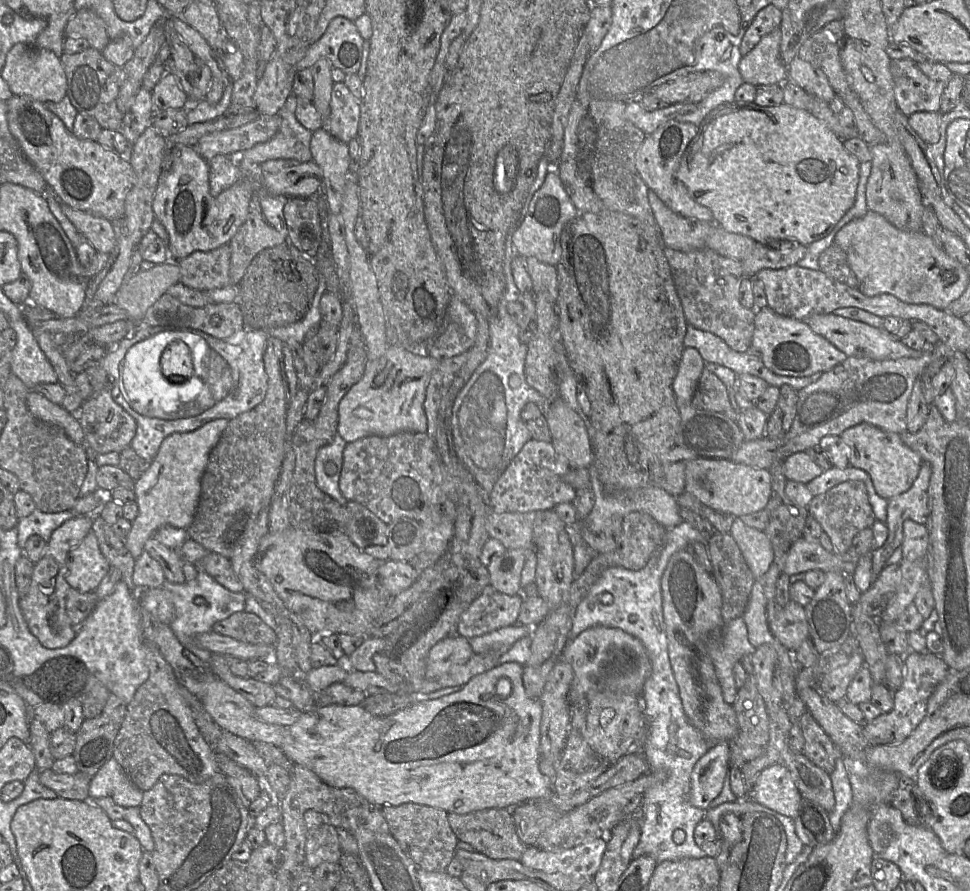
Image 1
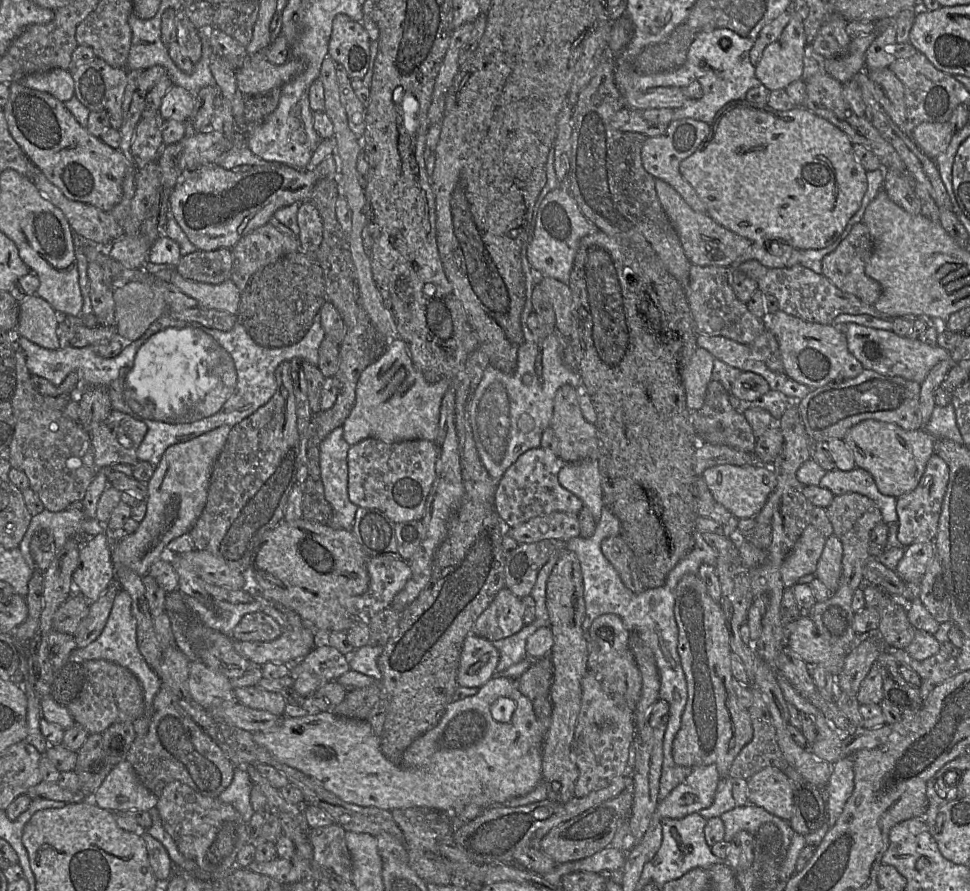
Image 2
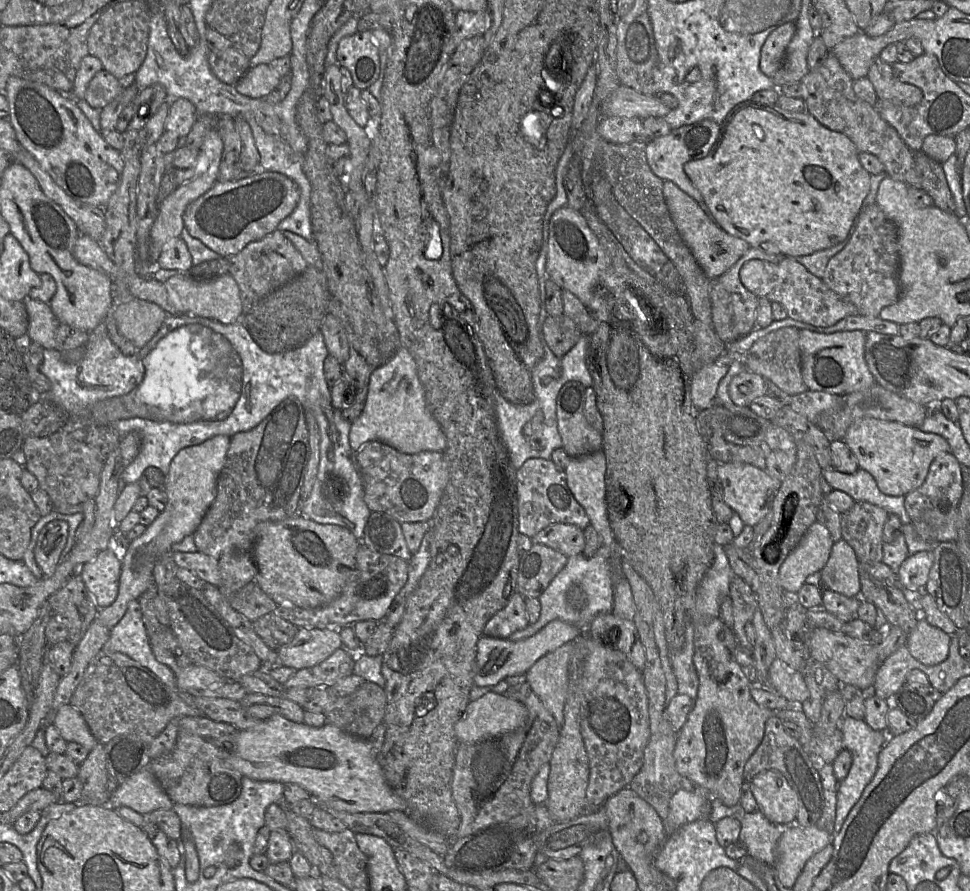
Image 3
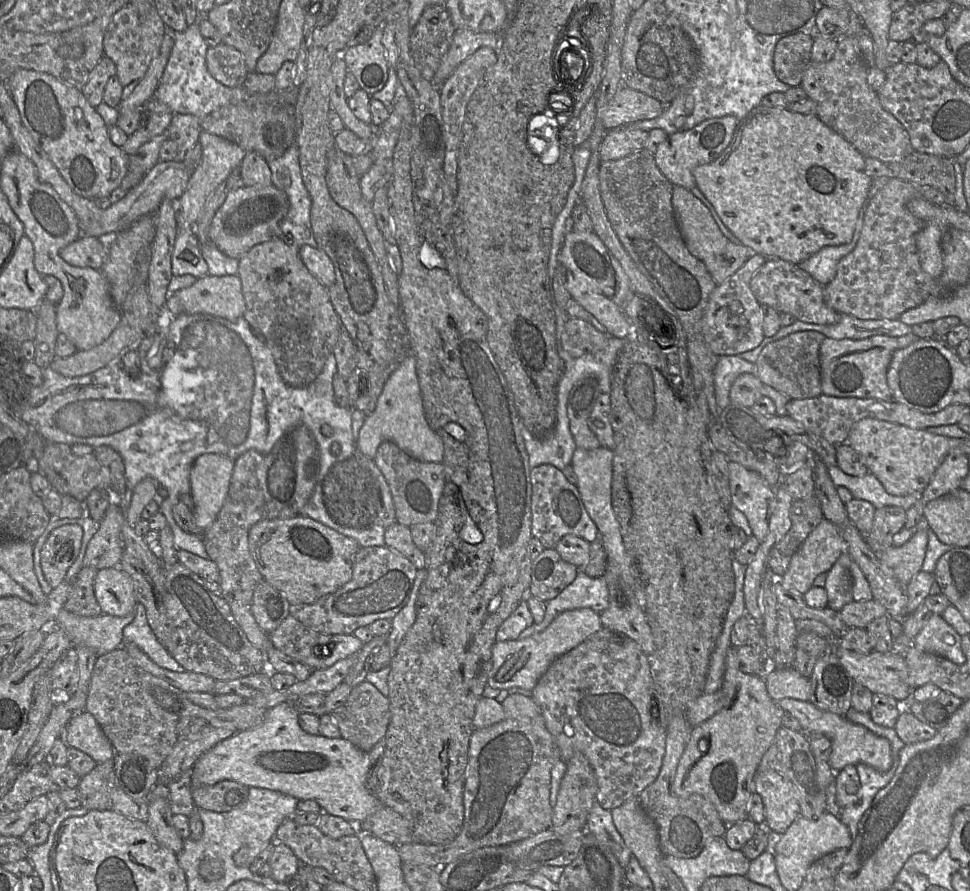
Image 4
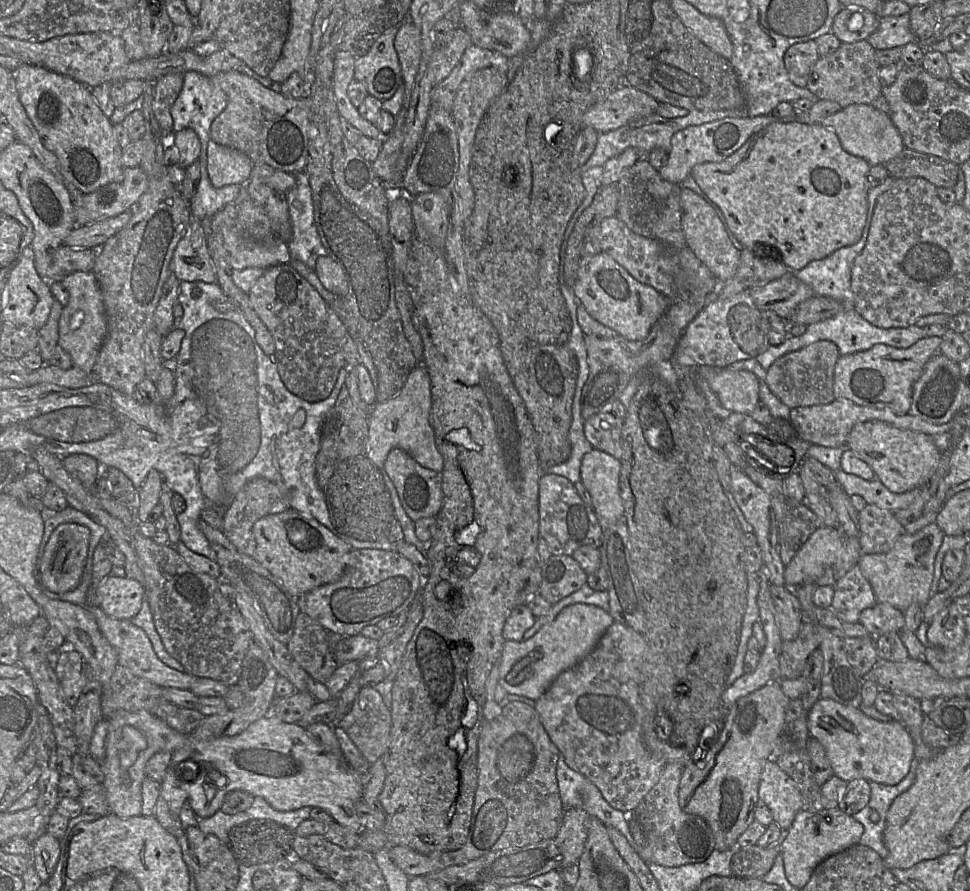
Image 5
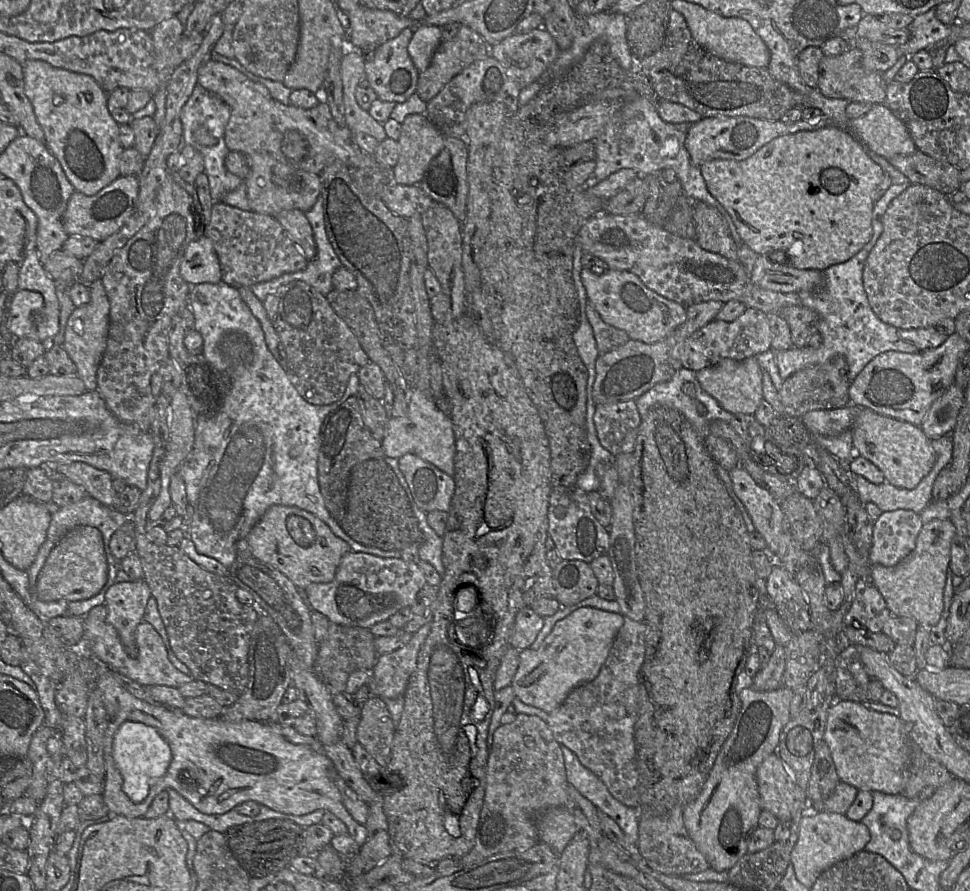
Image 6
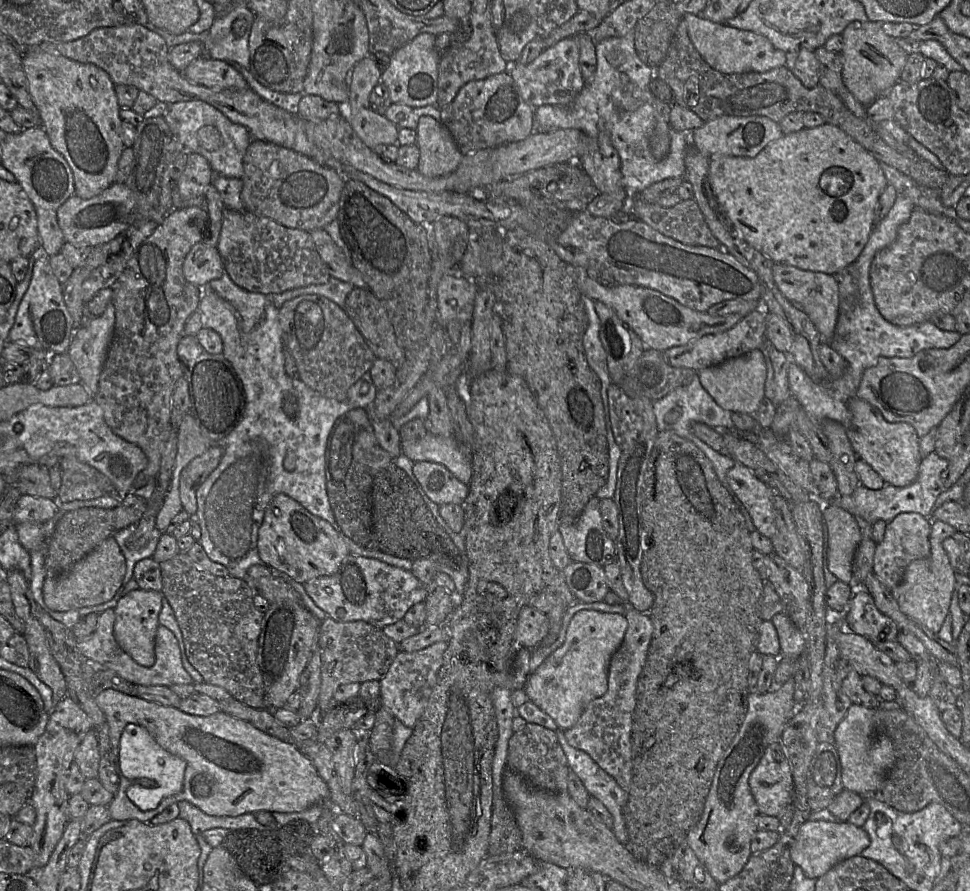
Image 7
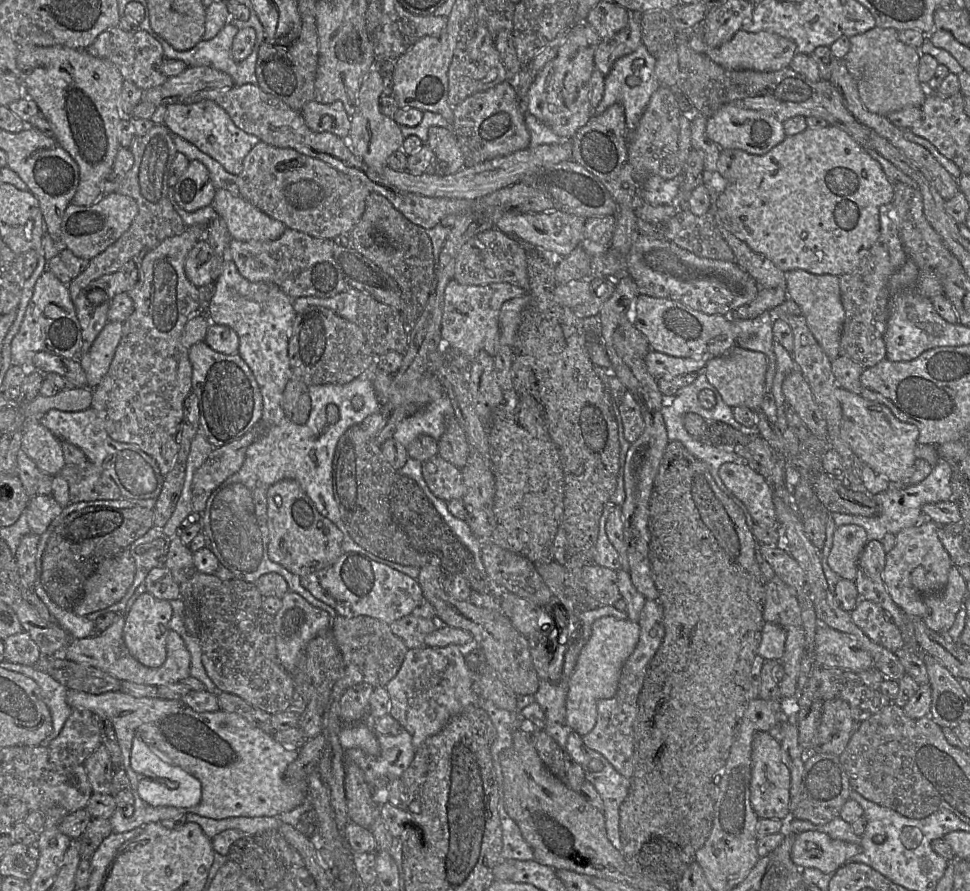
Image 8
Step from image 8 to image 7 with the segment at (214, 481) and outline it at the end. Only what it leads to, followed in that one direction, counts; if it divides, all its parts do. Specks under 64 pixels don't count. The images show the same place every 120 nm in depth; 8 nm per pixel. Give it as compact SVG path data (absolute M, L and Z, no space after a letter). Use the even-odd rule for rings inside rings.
M212 444L207 451L193 459L183 469L179 480L179 494L183 511L191 516L197 511L197 489L217 468L222 456L223 449Z

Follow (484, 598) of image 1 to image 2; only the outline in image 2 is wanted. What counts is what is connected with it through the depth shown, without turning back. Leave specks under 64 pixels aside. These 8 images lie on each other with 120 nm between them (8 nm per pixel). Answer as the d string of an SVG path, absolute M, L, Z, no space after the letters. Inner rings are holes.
M504 588L477 618L472 634L496 641L516 634L524 625L522 599Z

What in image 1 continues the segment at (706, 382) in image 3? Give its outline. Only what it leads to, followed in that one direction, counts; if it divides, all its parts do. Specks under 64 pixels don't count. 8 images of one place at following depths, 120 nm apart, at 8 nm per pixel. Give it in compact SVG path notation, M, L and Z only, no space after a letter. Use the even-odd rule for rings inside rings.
M692 347L684 348L672 385L677 405L691 403L705 366L706 362L697 349Z

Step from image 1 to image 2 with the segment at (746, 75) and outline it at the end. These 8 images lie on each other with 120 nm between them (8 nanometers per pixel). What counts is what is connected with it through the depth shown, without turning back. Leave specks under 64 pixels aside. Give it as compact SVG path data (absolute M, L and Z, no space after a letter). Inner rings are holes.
M792 2L786 11L791 14L791 20L780 37L765 47L759 62L755 65L757 79L770 91L785 89L794 81L801 79L803 73L803 56L807 45L803 25L804 18L794 11Z

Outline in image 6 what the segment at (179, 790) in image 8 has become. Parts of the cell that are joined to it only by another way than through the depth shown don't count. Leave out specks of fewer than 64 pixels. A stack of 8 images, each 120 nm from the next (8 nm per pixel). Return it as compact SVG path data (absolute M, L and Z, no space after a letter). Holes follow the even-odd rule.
M134 721L123 722L116 731L112 755L123 778L122 790L134 803L140 803L147 797L153 782L166 774L172 760L169 745L157 730Z

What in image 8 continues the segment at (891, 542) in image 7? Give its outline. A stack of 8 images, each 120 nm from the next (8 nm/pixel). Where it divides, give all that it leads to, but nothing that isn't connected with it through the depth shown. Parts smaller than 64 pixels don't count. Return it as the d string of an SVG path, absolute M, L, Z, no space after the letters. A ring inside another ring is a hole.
M924 519L916 526L901 530L895 535L895 546L886 553L883 582L893 601L911 617L924 619L929 613L924 596L911 583L912 571L918 566L923 566L927 574L927 589L932 590L932 593L940 593L947 585L949 571L954 566L940 541L938 526L934 521Z

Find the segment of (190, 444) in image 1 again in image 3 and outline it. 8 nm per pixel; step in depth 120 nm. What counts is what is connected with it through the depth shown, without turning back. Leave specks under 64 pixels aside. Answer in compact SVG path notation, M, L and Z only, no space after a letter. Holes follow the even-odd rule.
M214 436L201 444L181 449L172 459L166 474L163 490L167 496L165 508L146 527L138 538L121 546L121 574L116 600L106 608L99 608L95 620L111 630L125 615L131 601L137 600L153 585L153 569L159 559L171 553L174 543L192 535L201 524L206 512L215 500L217 480L225 464L231 437Z

